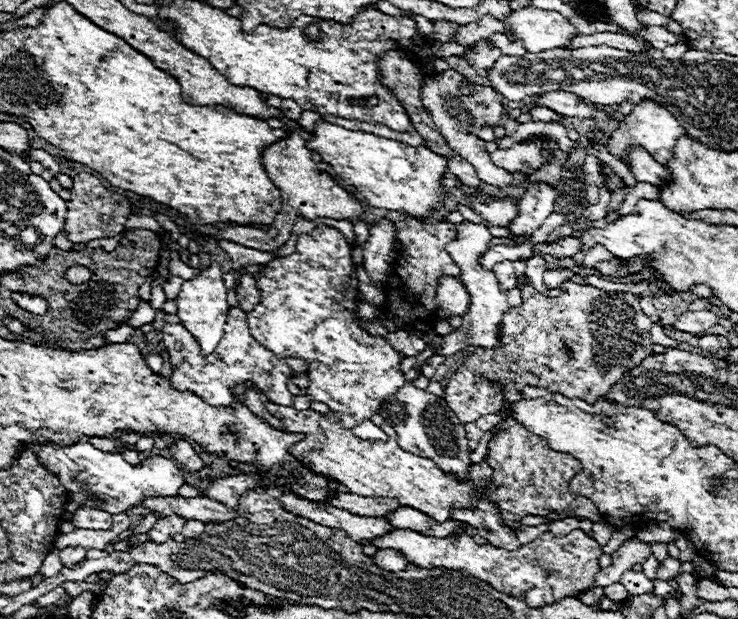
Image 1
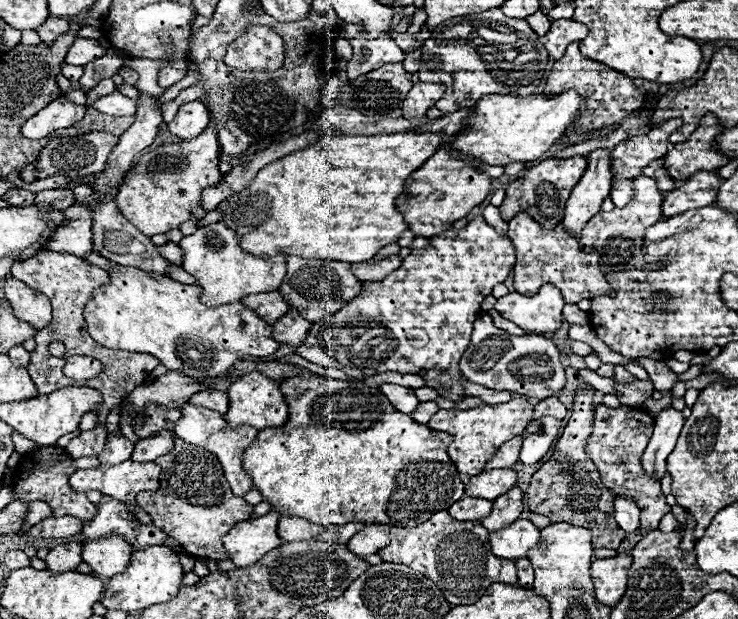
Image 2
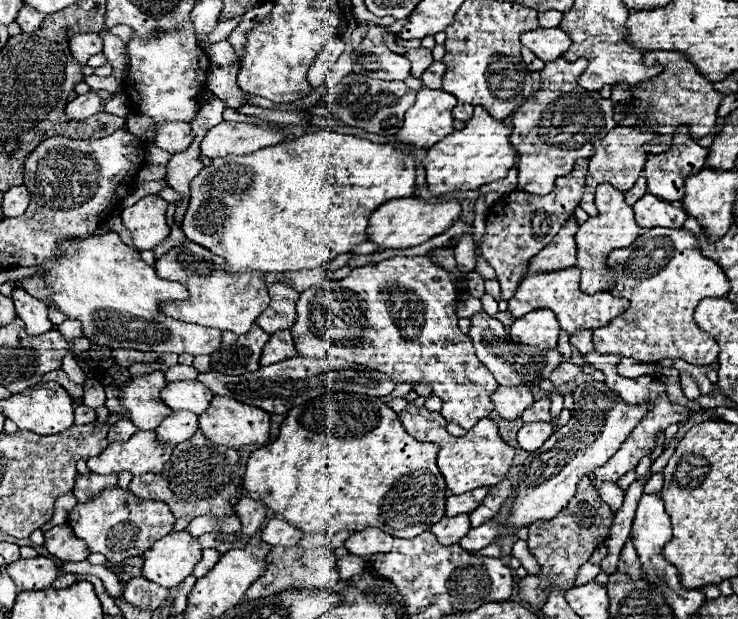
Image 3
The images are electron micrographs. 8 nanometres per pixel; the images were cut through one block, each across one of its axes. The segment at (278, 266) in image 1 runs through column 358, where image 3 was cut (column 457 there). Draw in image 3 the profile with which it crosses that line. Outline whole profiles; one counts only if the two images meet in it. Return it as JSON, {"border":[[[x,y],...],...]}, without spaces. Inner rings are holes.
{"border":[[[394,256],[382,262],[372,262],[360,268],[354,268],[344,280],[324,280],[320,286],[312,286],[306,292],[300,294],[298,302],[296,302],[296,322],[290,328],[292,336],[294,336],[294,346],[298,350],[300,356],[308,356],[308,358],[344,358],[348,362],[358,362],[358,364],[366,364],[366,366],[374,366],[376,370],[382,370],[386,374],[390,374],[390,378],[394,378],[394,382],[428,382],[432,386],[432,392],[444,402],[444,410],[442,416],[448,422],[456,422],[462,428],[470,430],[478,420],[488,418],[494,410],[494,404],[490,402],[490,394],[494,394],[494,390],[498,388],[498,382],[494,380],[494,376],[486,370],[486,366],[482,366],[482,362],[476,358],[474,354],[474,346],[470,342],[468,336],[464,336],[458,330],[458,318],[456,318],[456,290],[454,290],[454,282],[450,278],[450,274],[446,270],[442,270],[440,266],[436,266],[428,256]]]}

